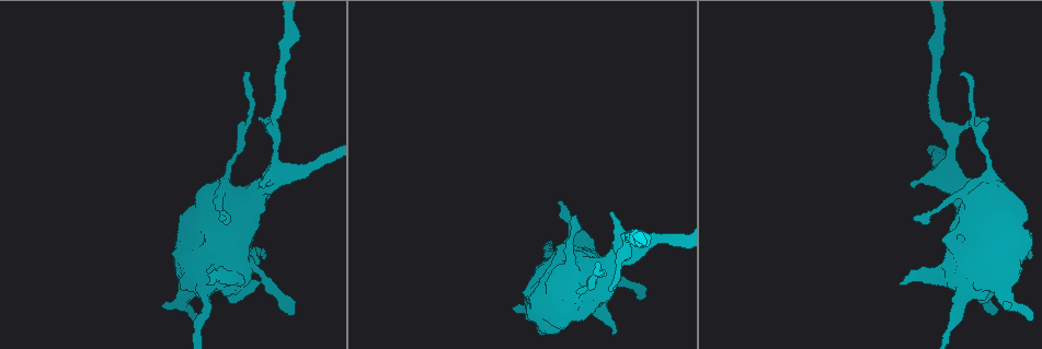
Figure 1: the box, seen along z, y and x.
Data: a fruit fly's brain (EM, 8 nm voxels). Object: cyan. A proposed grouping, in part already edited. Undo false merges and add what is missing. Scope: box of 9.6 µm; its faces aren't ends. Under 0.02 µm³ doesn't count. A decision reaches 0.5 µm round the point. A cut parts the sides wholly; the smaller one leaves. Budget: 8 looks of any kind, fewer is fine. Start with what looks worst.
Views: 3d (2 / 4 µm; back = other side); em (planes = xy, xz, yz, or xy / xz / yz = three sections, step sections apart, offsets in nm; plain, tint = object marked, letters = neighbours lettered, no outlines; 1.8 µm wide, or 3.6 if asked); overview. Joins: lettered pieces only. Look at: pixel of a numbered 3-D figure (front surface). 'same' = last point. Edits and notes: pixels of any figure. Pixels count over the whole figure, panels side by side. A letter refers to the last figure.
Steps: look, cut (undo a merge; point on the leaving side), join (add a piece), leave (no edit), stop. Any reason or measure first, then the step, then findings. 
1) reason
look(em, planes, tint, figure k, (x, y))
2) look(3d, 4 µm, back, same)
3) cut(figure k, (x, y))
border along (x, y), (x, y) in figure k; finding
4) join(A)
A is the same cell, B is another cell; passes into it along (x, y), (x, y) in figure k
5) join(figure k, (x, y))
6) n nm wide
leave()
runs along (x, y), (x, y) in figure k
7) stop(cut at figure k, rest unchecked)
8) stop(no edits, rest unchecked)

abrupt turn
look(3d, 4 µm, figure 1, (573, 290))

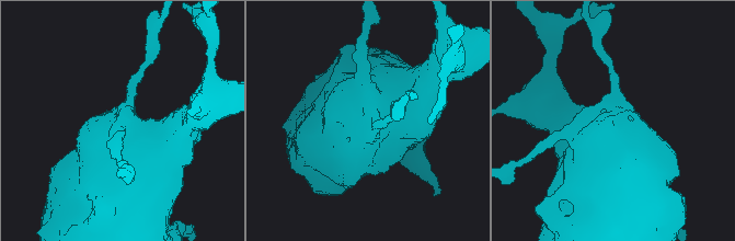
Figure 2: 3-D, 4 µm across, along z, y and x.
need the tissue
look(em, 3.6 µm, planes, letters, figure 2, (365, 121))

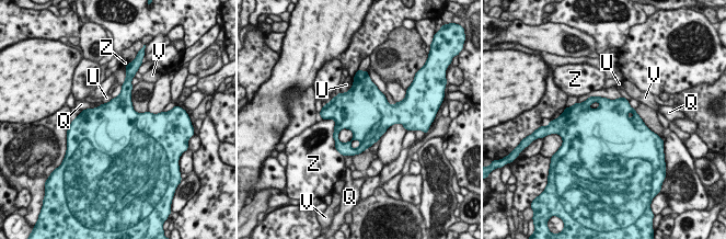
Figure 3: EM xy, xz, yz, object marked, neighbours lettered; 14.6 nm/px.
leave()
Q, U, V and Z are other cells; border along (352, 84), (349, 89), (341, 92) in figure 3; one cell here

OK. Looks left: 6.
free end
look(3d, 2 µm, figure 1, (900, 285))

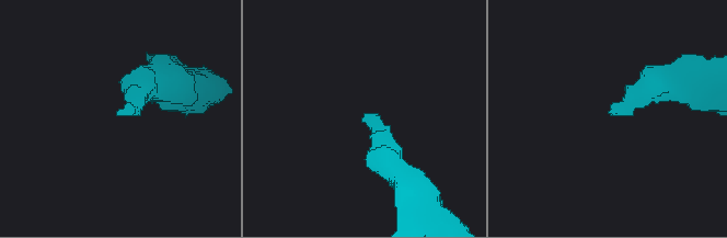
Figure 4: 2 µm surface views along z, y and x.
look(em, planes, letters, figure 4, (119, 115))

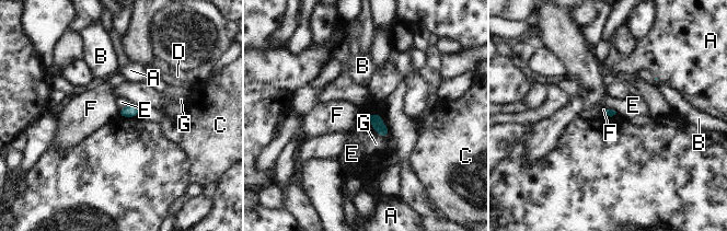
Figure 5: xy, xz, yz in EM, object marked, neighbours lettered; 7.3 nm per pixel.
leave()
A, B, C, D, E, F and G are other cells; border along (119, 110), (116, 114) in figure 5; none of them fits

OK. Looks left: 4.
tapers out
look(3d, 2 µm, figure 1, (245, 76))

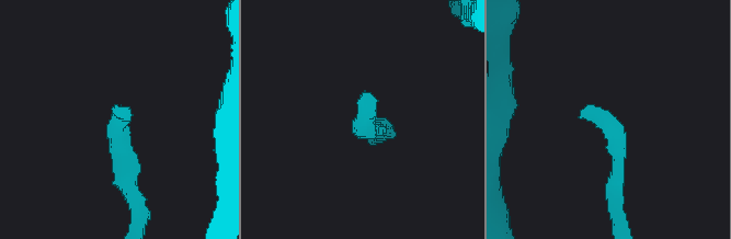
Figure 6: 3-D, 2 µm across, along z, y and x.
look(em, planes, plain, figure 6, (581, 115))

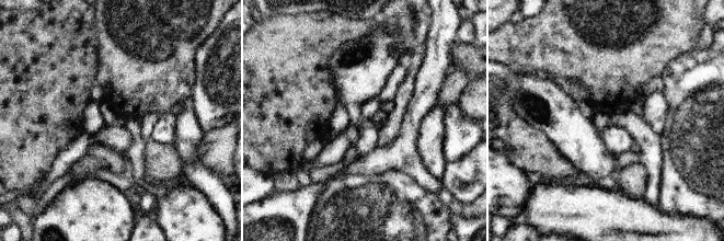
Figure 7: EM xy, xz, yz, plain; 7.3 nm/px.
look(em, planes, letters, same)

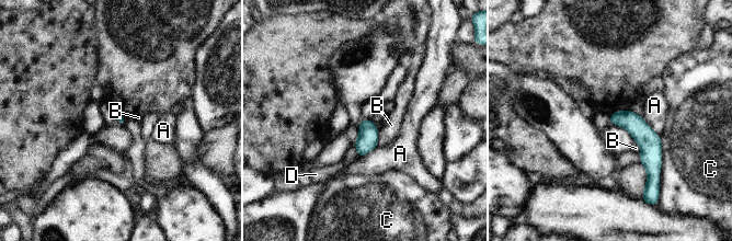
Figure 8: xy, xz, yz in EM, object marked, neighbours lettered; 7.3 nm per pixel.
leave()
A, B, C and D are other cells; runs along (618, 113), (650, 142), (652, 171) in figure 8; none of them fits

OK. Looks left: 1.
stop(no edits, rest unchecked)

